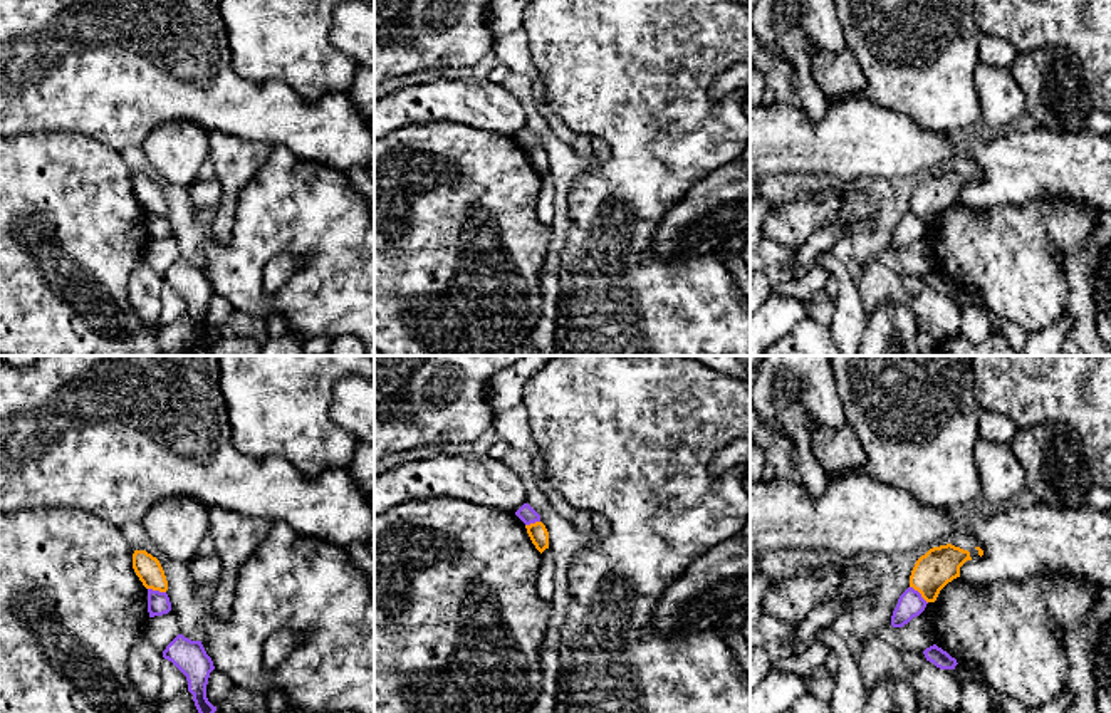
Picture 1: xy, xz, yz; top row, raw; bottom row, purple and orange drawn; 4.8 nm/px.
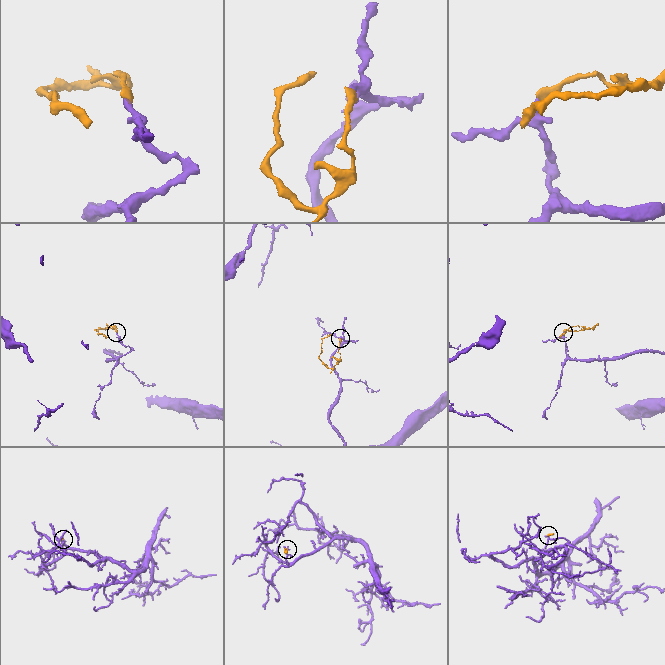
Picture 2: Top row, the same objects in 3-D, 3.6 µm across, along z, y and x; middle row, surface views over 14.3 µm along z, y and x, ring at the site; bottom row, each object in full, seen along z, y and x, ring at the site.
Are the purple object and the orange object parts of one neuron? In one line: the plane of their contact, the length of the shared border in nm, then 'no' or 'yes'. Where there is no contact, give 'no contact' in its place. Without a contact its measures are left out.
contact in yz; length 120 nm; no

